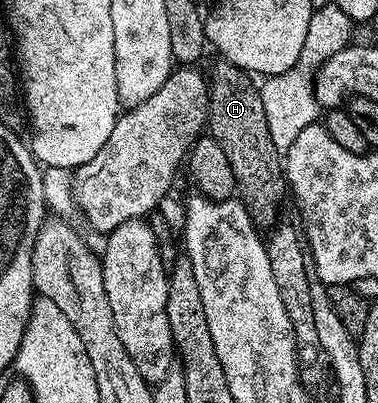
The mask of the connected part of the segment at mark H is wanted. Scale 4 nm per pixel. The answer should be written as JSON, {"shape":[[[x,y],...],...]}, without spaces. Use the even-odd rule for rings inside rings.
{"shape":[[[226,60],[209,71],[208,114],[206,129],[210,137],[225,148],[229,168],[233,168],[236,193],[246,204],[253,224],[261,232],[267,232],[279,220],[279,204],[287,196],[284,175],[284,159],[269,136],[269,120],[265,120],[265,104],[261,104],[260,87],[248,71]]]}

